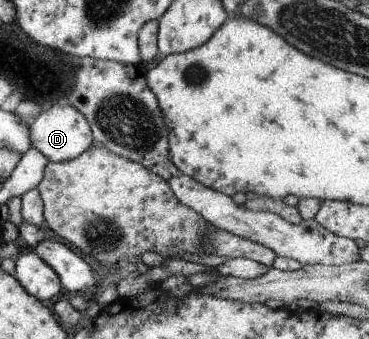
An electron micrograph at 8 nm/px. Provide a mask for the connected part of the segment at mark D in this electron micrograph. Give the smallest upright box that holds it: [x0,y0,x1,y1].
[28,103,92,162]

